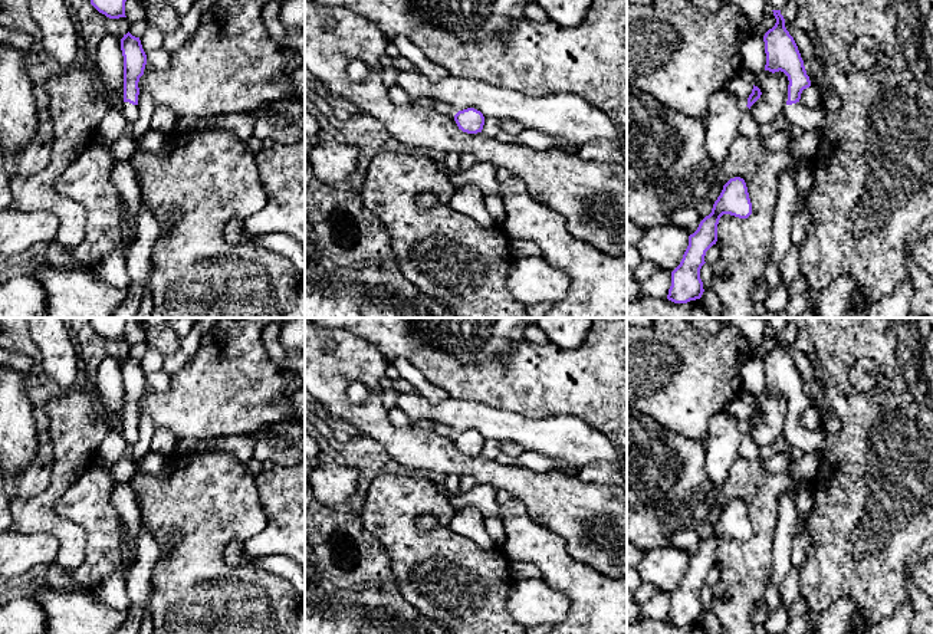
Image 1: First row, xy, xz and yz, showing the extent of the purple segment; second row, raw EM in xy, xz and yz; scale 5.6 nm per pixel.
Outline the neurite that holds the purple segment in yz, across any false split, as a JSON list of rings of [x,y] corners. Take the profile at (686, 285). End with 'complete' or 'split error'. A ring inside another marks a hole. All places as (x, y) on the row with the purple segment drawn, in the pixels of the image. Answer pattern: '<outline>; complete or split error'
[[[730,178],[697,230],[689,236],[689,246],[680,265],[671,272],[671,286],[667,299],[674,303],[687,303],[700,299],[704,289],[700,269],[706,263],[706,252],[717,242],[717,224],[723,214],[748,219],[752,203],[743,178]]]; complete

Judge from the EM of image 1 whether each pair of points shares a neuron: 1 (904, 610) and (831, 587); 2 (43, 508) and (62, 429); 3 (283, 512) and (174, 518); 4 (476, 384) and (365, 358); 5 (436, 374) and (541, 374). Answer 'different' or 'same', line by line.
1: different
2: same
3: different
4: different
5: same

